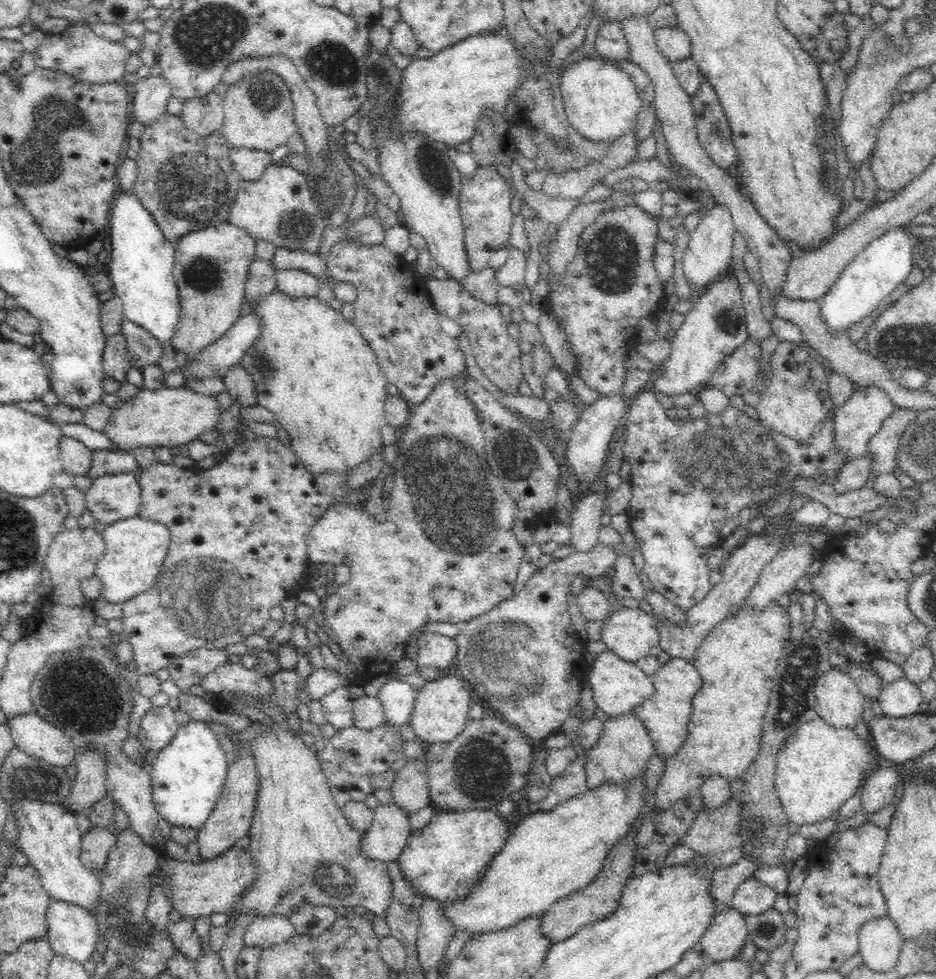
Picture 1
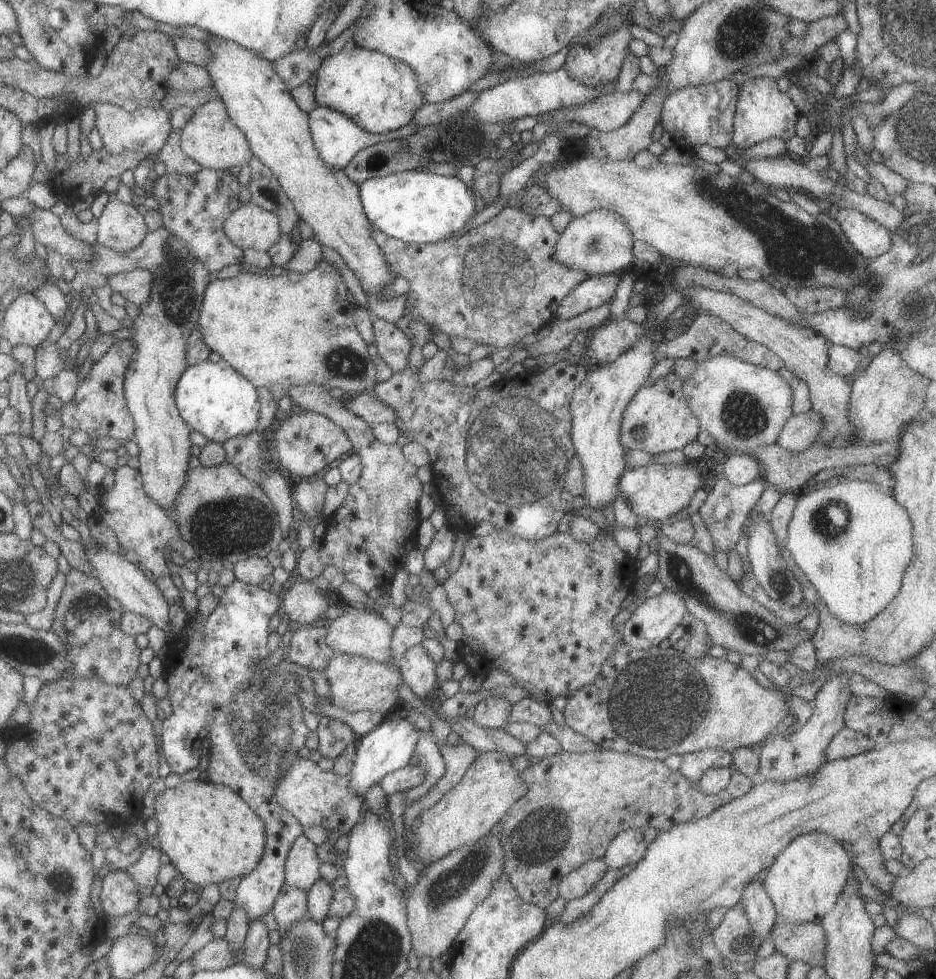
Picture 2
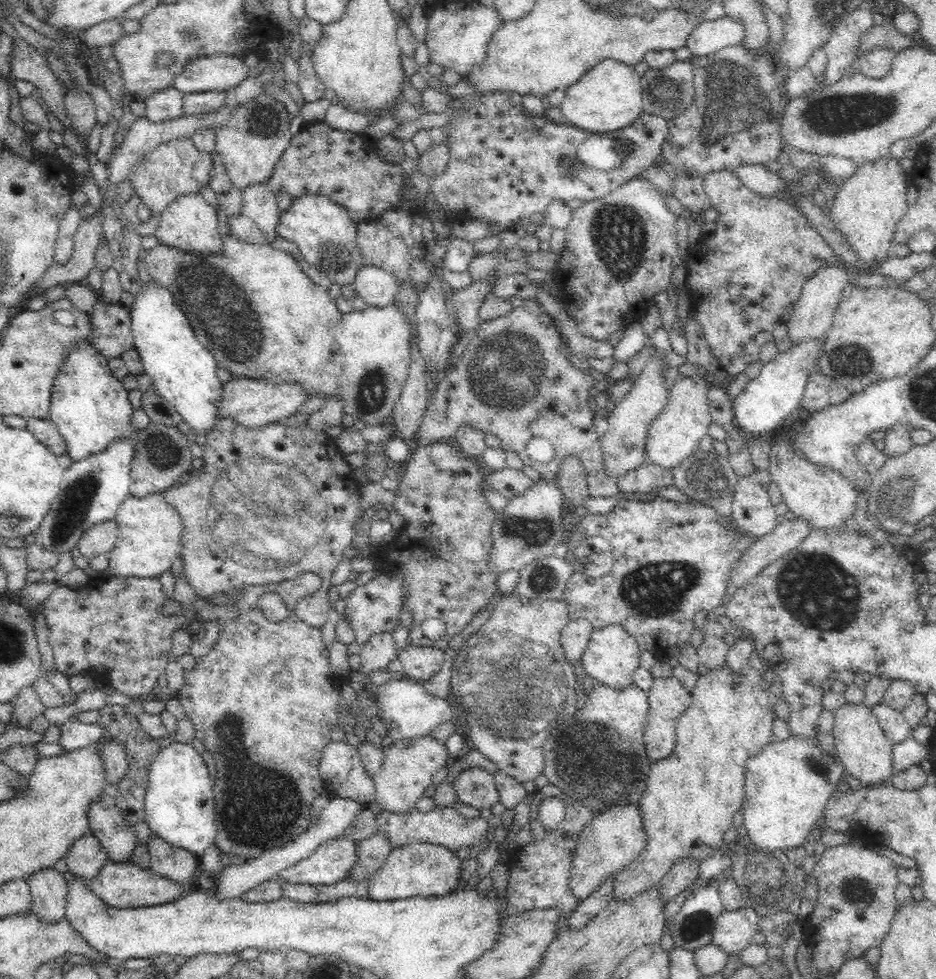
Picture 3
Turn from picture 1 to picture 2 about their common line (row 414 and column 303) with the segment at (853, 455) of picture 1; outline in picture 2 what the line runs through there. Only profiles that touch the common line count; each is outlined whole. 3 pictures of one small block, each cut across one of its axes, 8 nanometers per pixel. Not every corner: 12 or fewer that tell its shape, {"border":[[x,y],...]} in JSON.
{"border":[[303,834],[286,859],[285,883],[305,890],[321,877],[317,845]]}

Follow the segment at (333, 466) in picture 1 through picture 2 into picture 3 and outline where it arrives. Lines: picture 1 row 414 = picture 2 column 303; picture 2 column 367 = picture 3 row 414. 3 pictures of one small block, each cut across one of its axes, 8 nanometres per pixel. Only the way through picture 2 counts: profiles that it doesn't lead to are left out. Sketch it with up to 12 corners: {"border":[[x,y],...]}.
{"border":[[147,251],[234,377],[393,416],[413,328],[342,313],[291,254]]}

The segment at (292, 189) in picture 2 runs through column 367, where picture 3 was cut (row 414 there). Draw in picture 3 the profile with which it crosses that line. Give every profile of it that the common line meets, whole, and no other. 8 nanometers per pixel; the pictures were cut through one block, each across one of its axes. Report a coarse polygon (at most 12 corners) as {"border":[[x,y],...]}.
{"border":[[233,377],[219,419],[260,428],[296,414],[301,384]]}

